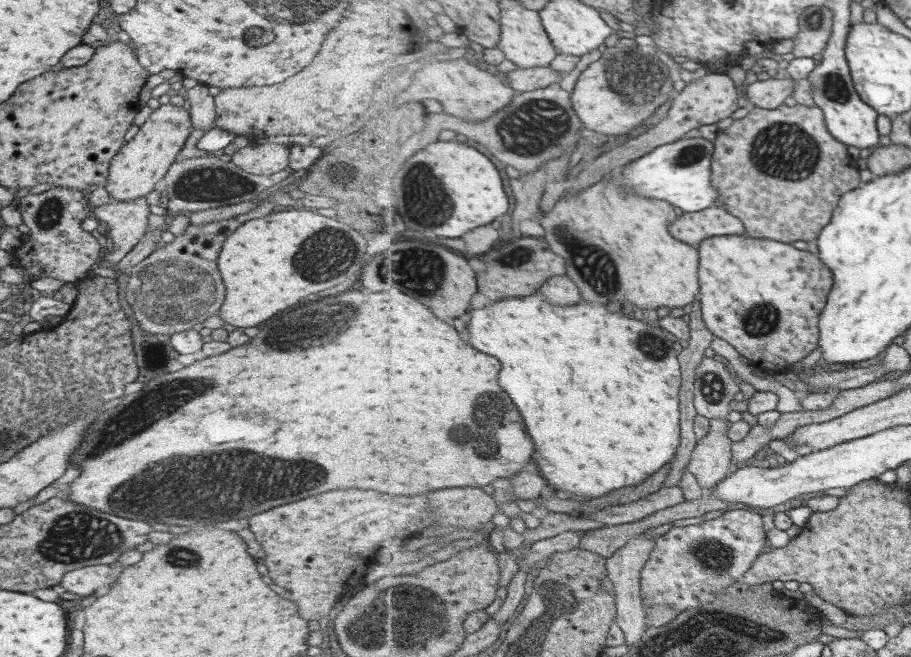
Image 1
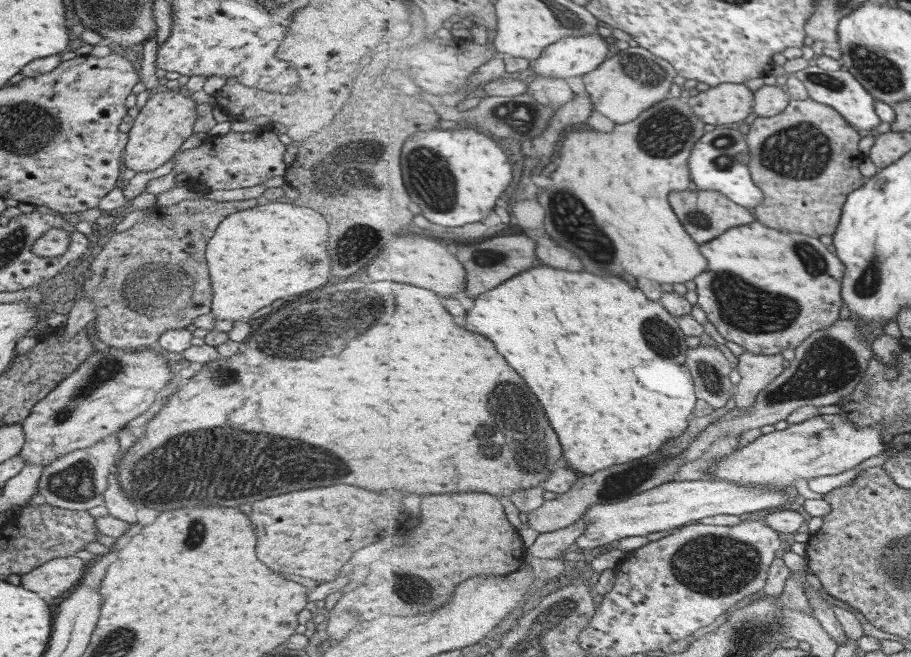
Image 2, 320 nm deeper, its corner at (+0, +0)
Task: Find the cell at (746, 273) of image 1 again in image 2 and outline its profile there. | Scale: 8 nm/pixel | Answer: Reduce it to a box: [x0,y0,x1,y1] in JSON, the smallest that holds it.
[695,222,846,355]

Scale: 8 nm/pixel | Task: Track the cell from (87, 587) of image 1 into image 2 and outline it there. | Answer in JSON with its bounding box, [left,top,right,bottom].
[19,555,85,598]

